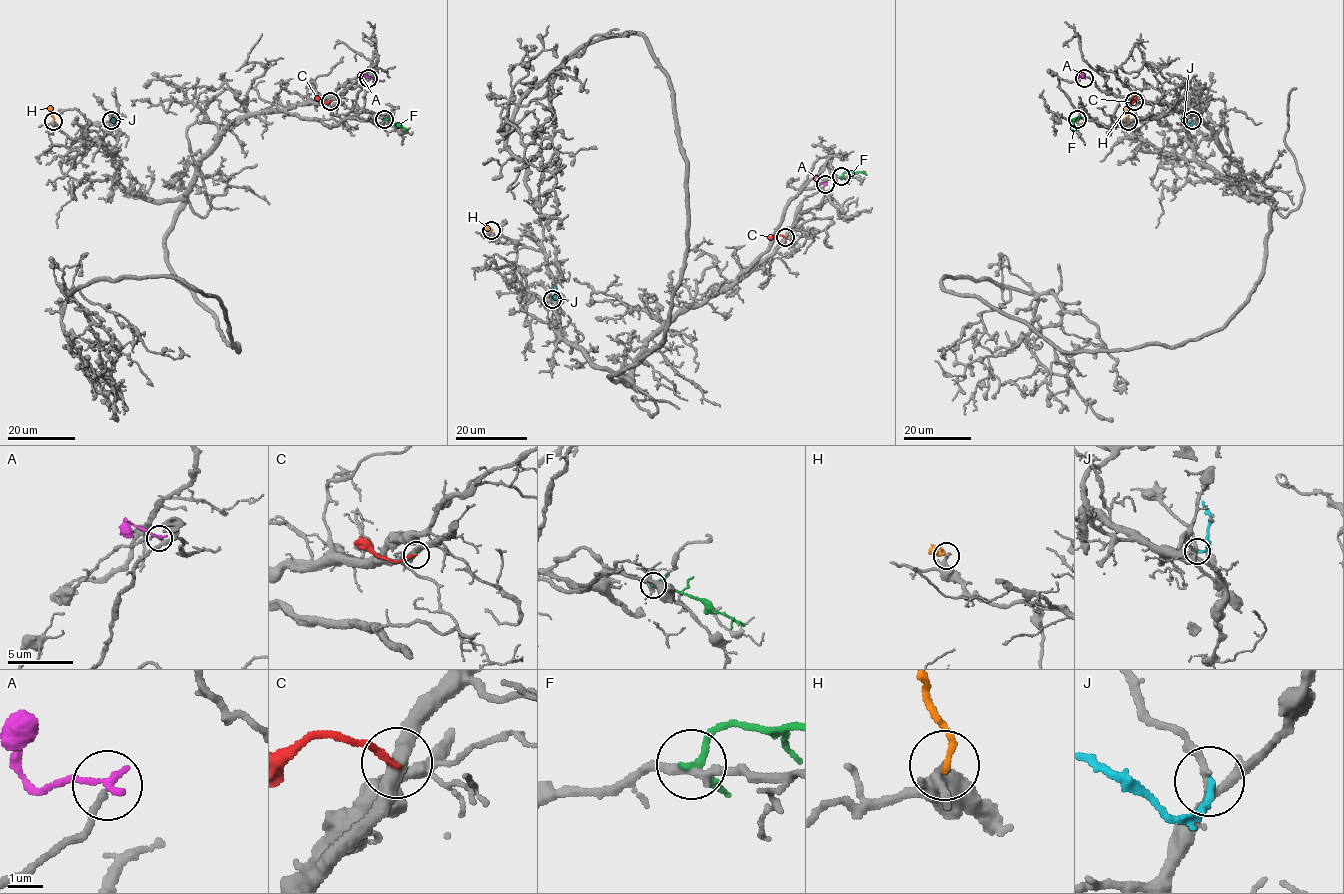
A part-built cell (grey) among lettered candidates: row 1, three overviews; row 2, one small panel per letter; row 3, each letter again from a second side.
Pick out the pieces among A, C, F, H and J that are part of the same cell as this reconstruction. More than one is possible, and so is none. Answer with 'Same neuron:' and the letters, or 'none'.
Same neuron: A

